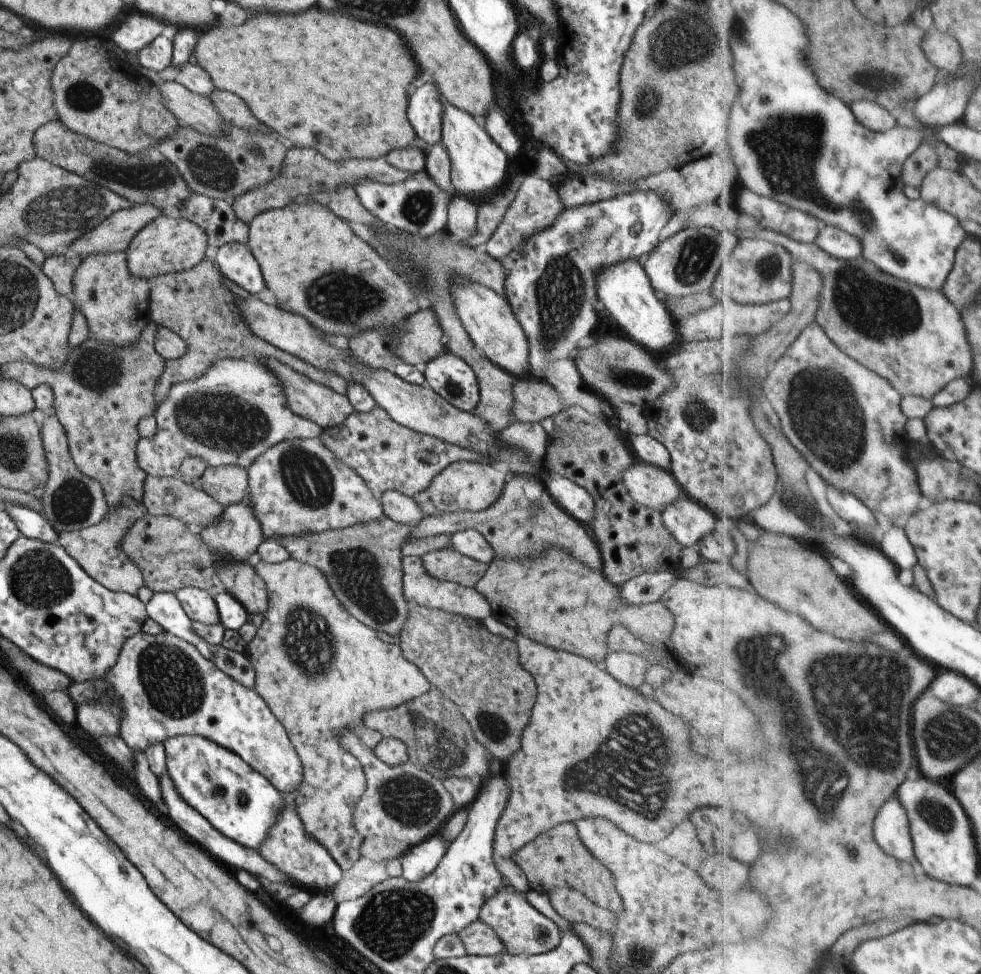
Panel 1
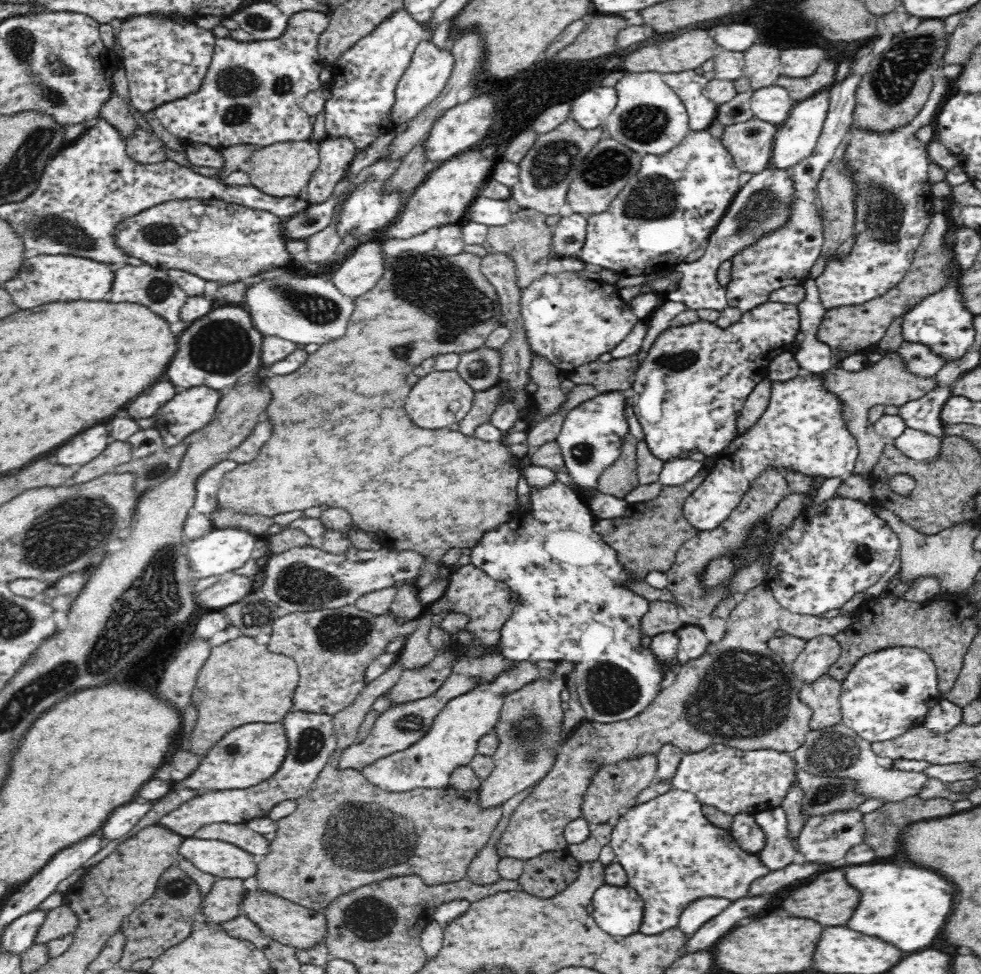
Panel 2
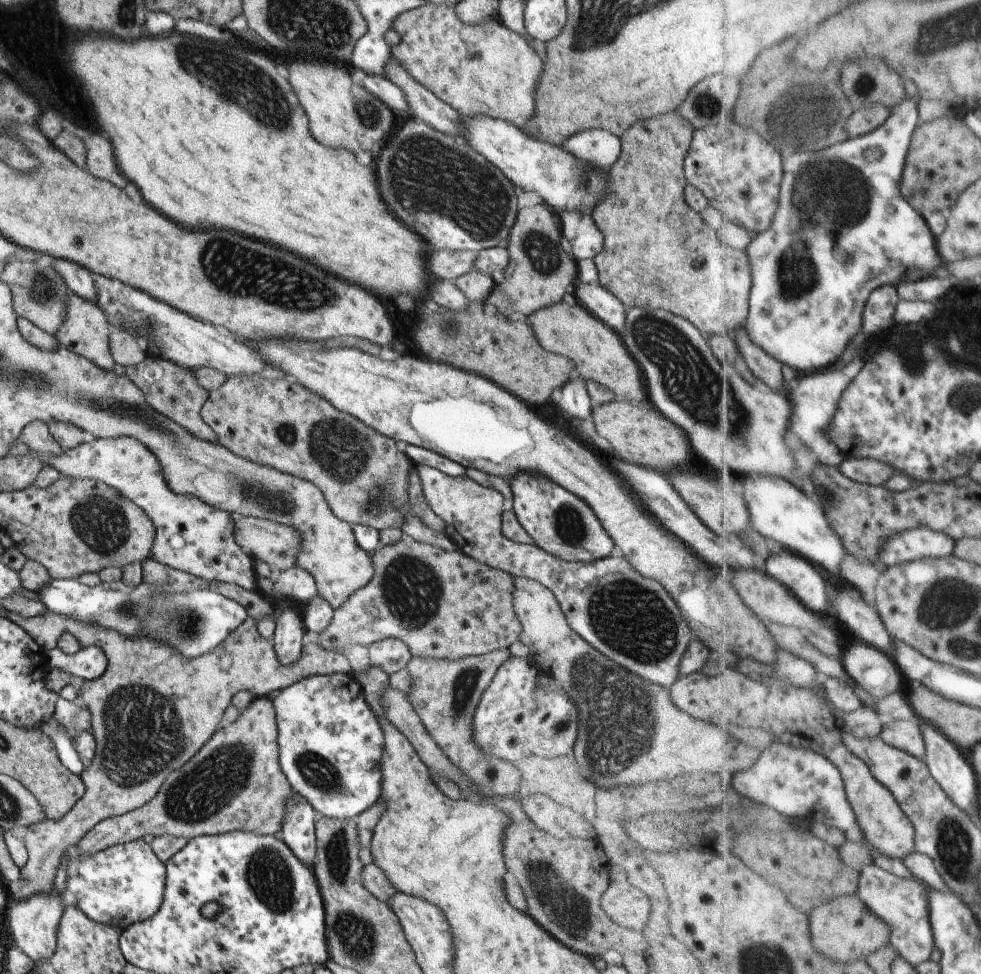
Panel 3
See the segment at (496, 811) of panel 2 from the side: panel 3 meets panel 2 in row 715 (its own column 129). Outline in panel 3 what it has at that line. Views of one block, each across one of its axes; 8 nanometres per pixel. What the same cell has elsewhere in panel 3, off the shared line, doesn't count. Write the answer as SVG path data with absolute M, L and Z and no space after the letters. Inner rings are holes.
M111 328L107 336L109 354L115 364L124 367L132 367L139 364L147 355L146 342L141 337L121 329Z

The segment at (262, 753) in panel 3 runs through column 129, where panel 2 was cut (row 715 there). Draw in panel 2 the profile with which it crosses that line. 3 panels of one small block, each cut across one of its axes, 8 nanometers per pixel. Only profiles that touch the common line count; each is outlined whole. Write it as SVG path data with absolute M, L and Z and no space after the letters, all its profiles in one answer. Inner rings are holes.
M828 673L811 683L799 683L799 699L812 711L810 730L818 730L841 722L841 681Z

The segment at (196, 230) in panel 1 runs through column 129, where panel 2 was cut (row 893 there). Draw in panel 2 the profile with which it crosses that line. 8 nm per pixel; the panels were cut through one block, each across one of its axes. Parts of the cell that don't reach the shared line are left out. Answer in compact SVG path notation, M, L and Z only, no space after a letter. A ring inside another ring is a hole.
M246 889L241 894L241 909L266 936L285 946L305 949L313 947L325 937L326 919L321 910L304 908L284 897L260 889Z

